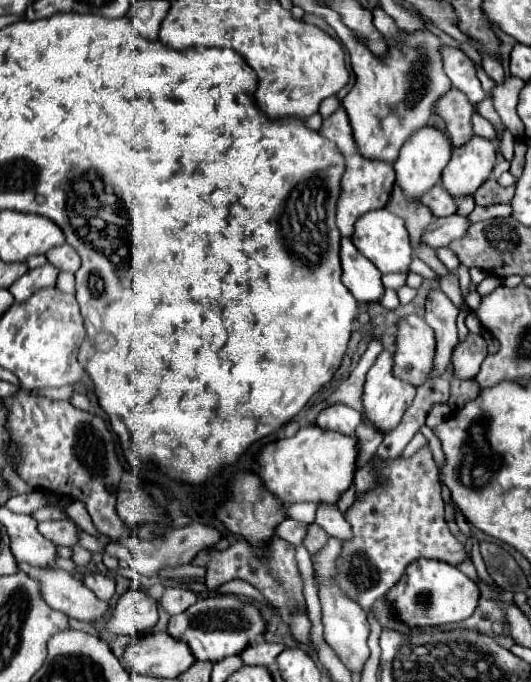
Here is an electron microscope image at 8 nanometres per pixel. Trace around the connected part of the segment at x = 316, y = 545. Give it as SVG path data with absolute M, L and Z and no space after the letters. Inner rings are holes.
M313 523L313 525L309 527L309 535L307 535L307 539L305 539L305 547L309 549L311 555L315 555L315 553L325 545L325 539L329 539L329 535L327 535L317 523Z

